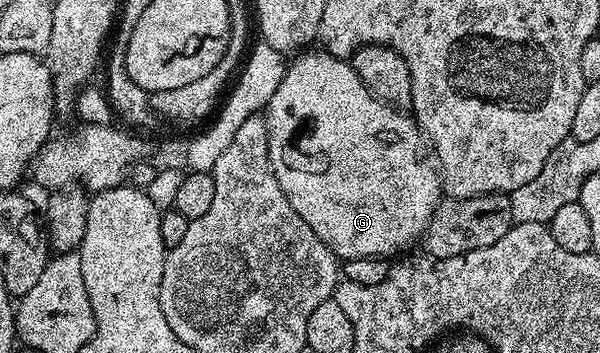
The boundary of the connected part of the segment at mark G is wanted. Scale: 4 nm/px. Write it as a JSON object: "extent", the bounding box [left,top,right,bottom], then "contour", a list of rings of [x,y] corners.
{"extent":[265,49,443,260],"contour":[[[309,49],[298,54],[294,58],[298,59],[294,63],[292,60],[286,66],[283,81],[279,81],[279,89],[275,89],[275,97],[271,97],[267,108],[265,123],[269,126],[269,160],[271,169],[275,173],[275,181],[279,181],[279,189],[283,189],[287,201],[291,201],[291,209],[295,209],[295,213],[299,213],[299,217],[303,217],[303,221],[307,221],[307,225],[311,225],[311,229],[315,229],[315,237],[319,237],[319,241],[326,243],[338,260],[375,257],[376,255],[396,256],[401,253],[396,253],[396,251],[411,246],[416,239],[418,242],[424,236],[425,226],[431,221],[438,203],[443,198],[441,181],[434,164],[432,162],[429,162],[430,164],[421,163],[421,143],[423,147],[421,128],[404,110],[390,107],[388,103],[376,99],[363,85],[363,81],[359,81],[352,62],[337,59],[324,49],[313,50]]]}

